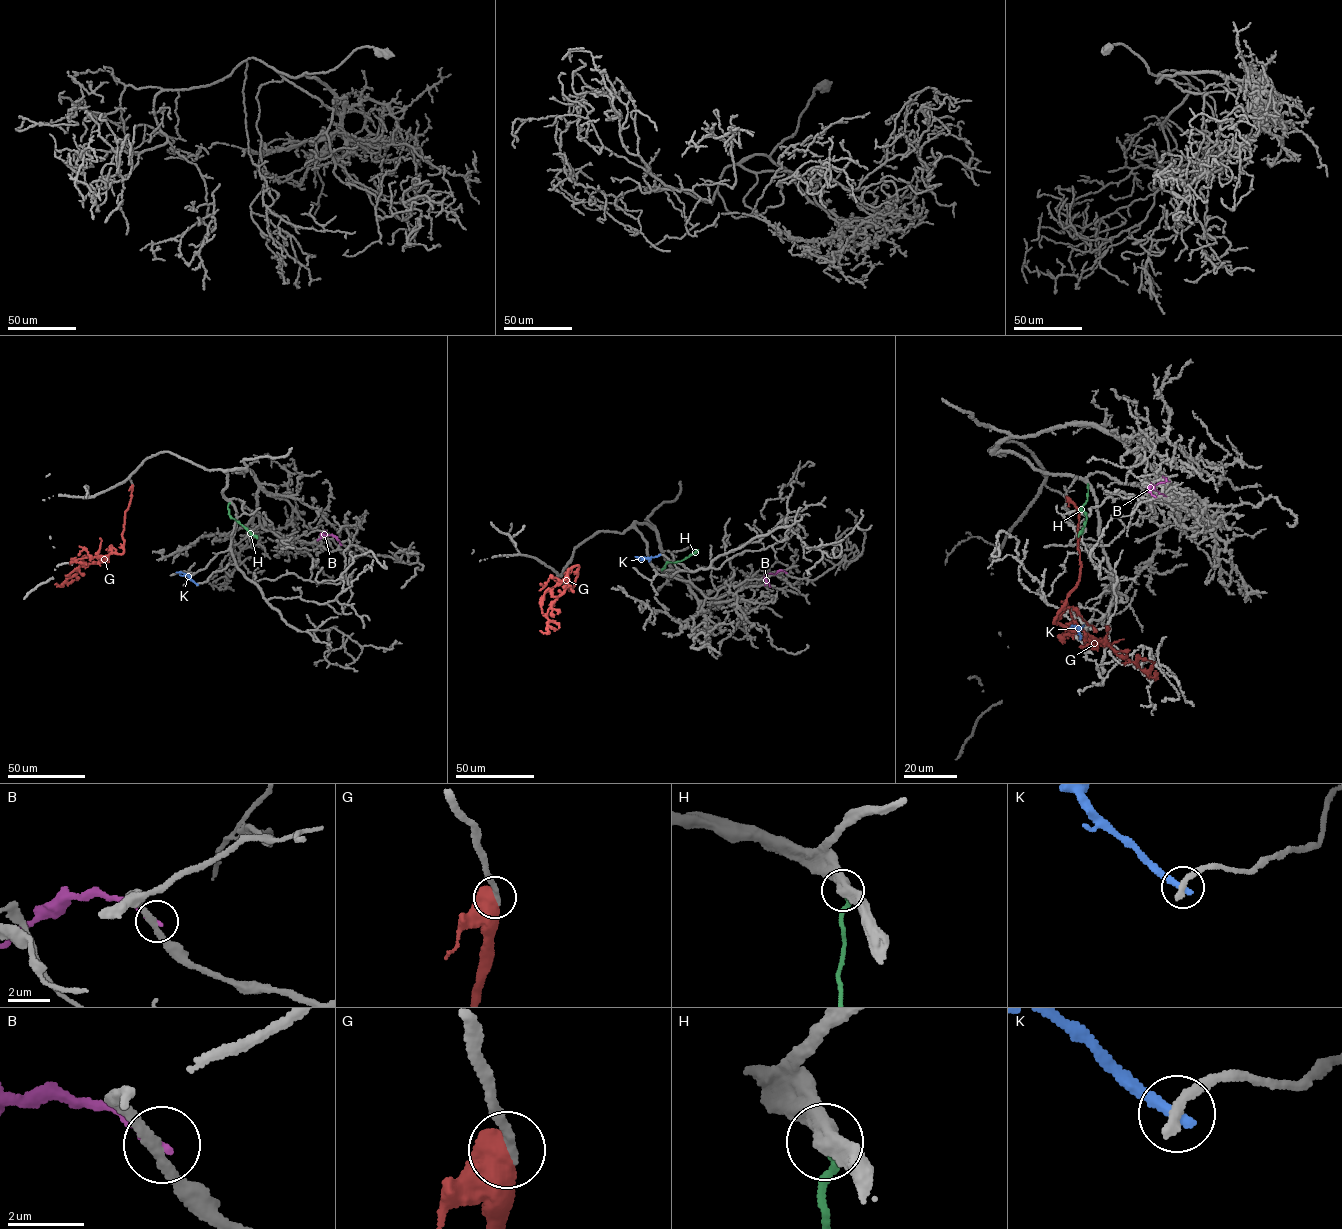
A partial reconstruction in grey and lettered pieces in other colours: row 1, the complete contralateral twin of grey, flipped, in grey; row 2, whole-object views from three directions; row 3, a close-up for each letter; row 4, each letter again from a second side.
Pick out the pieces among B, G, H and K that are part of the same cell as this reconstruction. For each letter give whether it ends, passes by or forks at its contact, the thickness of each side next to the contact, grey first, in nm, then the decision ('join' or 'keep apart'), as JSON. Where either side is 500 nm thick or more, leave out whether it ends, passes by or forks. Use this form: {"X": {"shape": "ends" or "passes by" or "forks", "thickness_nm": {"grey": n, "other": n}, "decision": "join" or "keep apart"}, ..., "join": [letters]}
{"B": {"shape": "ends", "thickness_nm": {"grey": 280, "other": 240}, "decision": "keep apart"}, "G": {"thickness_nm": {"grey": 280, "other": 800}, "decision": "keep apart"}, "H": {"shape": "ends", "thickness_nm": {"grey": 480, "other": 140}, "decision": "keep apart"}, "K": {"shape": "ends", "thickness_nm": {"grey": 320, "other": 320}, "decision": "keep apart"}, "join": []}

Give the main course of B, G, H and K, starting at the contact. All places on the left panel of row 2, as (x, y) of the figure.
B: (341, 544), (332, 535), (321, 534), (325, 530)
G: (132, 485), (125, 513), (124, 552), (82, 564), (69, 573), (62, 586), (54, 584)
H: (230, 503), (230, 516), (257, 539)
K: (197, 584), (183, 572), (176, 572)

